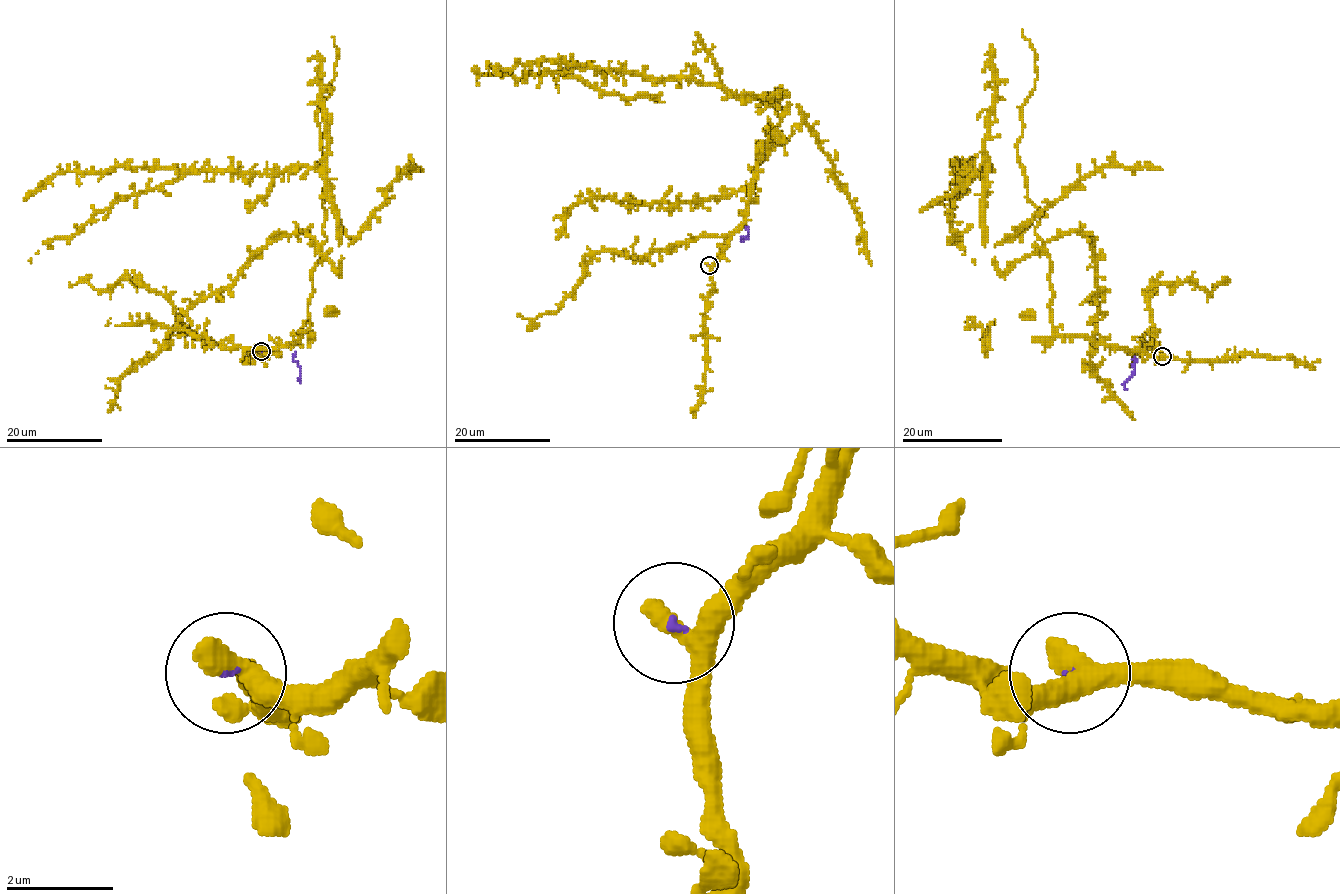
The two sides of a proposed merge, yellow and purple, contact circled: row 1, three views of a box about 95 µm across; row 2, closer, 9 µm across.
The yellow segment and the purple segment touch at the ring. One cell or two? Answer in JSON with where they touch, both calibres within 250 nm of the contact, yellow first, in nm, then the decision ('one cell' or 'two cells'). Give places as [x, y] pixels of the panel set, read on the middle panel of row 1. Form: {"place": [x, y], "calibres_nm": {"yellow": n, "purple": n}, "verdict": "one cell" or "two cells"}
{"place": [709, 265], "calibres_nm": {"yellow": 420, "purple": 70}, "verdict": "one cell"}

